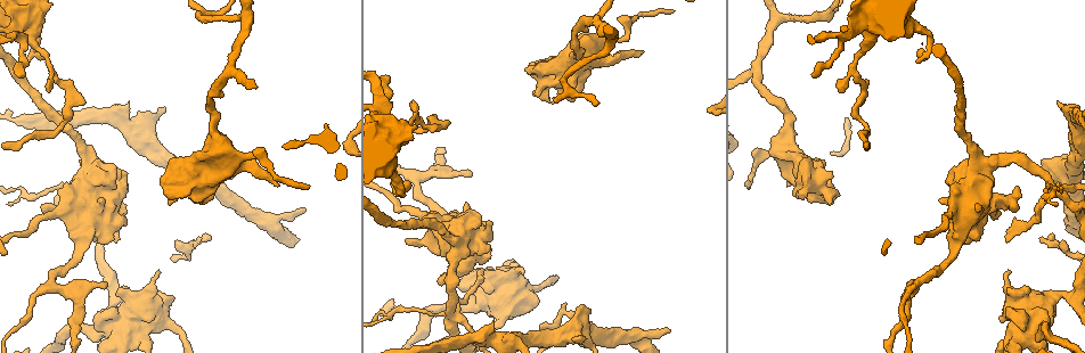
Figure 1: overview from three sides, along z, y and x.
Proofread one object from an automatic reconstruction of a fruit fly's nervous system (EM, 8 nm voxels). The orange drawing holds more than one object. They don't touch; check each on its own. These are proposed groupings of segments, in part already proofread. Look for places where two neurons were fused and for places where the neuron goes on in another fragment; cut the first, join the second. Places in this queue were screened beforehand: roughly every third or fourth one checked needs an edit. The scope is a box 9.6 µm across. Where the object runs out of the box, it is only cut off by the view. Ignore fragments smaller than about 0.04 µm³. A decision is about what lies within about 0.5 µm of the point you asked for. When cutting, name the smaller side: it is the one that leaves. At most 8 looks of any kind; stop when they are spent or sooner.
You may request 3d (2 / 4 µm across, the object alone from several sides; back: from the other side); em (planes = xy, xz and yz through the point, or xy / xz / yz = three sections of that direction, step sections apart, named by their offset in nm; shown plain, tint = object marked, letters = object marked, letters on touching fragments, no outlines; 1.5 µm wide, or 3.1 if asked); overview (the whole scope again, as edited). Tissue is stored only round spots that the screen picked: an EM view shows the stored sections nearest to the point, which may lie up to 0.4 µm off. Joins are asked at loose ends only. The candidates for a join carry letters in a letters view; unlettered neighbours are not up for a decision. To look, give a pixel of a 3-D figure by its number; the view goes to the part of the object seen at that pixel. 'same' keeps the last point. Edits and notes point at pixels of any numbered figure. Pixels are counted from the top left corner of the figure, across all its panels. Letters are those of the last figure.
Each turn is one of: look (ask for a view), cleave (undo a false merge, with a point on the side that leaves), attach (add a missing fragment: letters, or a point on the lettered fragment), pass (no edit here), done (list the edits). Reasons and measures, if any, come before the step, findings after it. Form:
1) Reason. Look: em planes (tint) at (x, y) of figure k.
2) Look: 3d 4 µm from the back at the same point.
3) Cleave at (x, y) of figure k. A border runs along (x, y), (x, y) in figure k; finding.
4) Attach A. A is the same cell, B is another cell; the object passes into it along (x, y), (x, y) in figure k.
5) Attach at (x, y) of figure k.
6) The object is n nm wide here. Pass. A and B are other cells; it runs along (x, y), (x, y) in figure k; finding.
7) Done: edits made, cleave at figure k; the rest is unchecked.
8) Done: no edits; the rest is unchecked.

Sudden change in width. Look: 3d 4 µm at (791, 118) of figure 1.

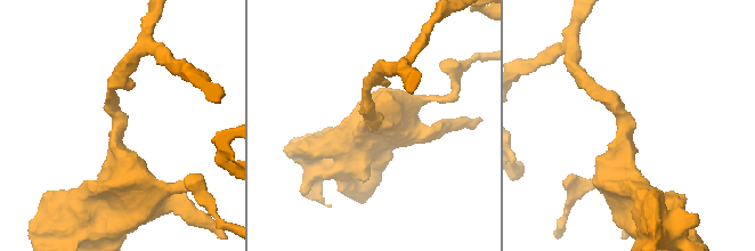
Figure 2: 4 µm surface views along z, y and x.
Shape alone is not enough. Look: em planes (letters) at (627, 124) of figure 2.

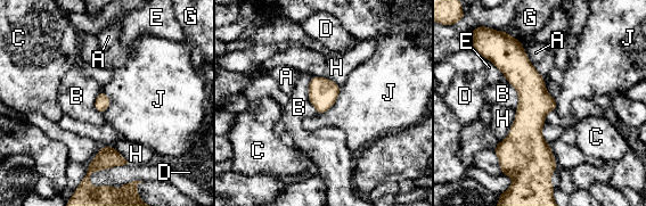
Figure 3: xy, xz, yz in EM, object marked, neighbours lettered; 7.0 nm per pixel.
The longest contact is with B, 280 nm. Pass. A, B, C, D, E, G, H and J are other cells; one neuron here.

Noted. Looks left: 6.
Look: em planes (letters) at (1059, 101) of figure 1.

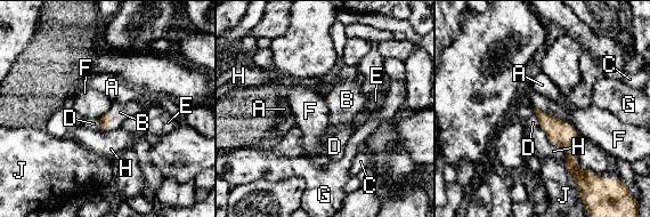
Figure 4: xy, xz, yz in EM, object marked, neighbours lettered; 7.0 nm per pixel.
The longest contact is with H, 300 nm. Attach B. B is the same cell, A, C, D, E, F, G, H and J are other cells; it goes on there.

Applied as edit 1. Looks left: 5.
Four-way junction. Look: em planes (tint) at (1057, 193) of figure 1.

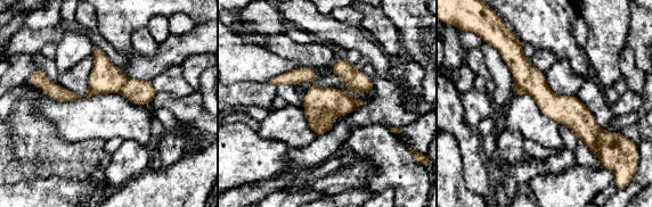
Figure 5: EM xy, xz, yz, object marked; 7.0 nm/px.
What lies round it. Look: em planes (letters) at the same point.

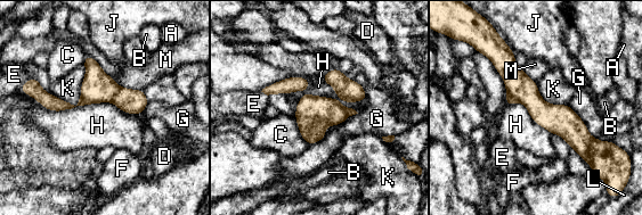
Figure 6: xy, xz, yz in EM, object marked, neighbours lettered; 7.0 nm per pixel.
The object is 100 nm wide here. Pass. A, B, C, D, E, F, G, H, J, K, L and M are other cells; a border runs along (42, 106), (113, 102), (143, 113) in figure 6; one neuron here.

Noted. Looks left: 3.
Done: edits made, attach at figure 4; the rest is unchecked.

